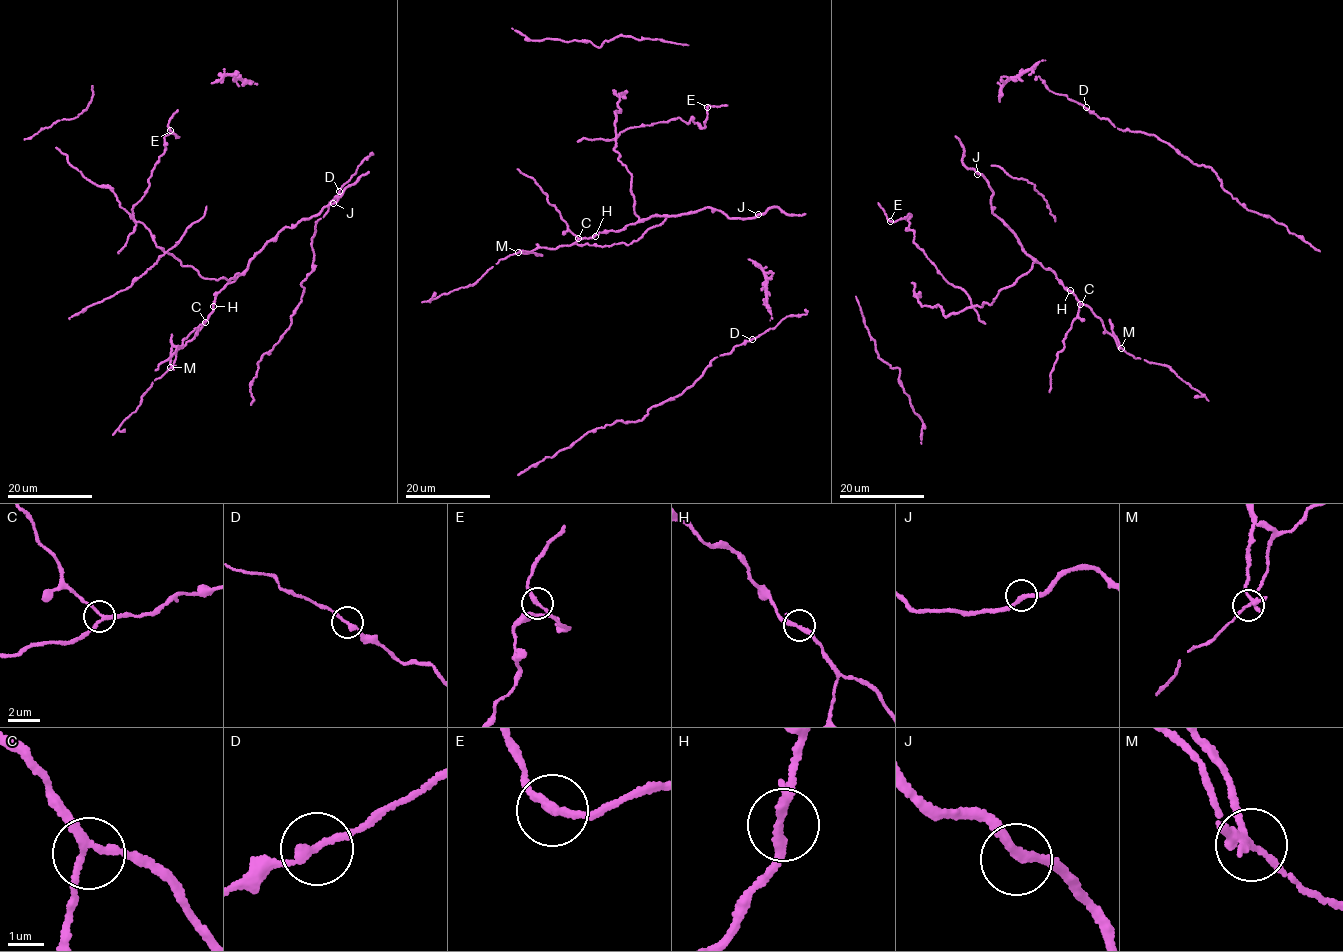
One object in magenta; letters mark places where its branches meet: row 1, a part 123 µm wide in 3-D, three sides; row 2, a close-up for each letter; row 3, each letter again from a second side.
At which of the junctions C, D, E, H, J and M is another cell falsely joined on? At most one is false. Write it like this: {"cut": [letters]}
{"cut": ["M"]}

